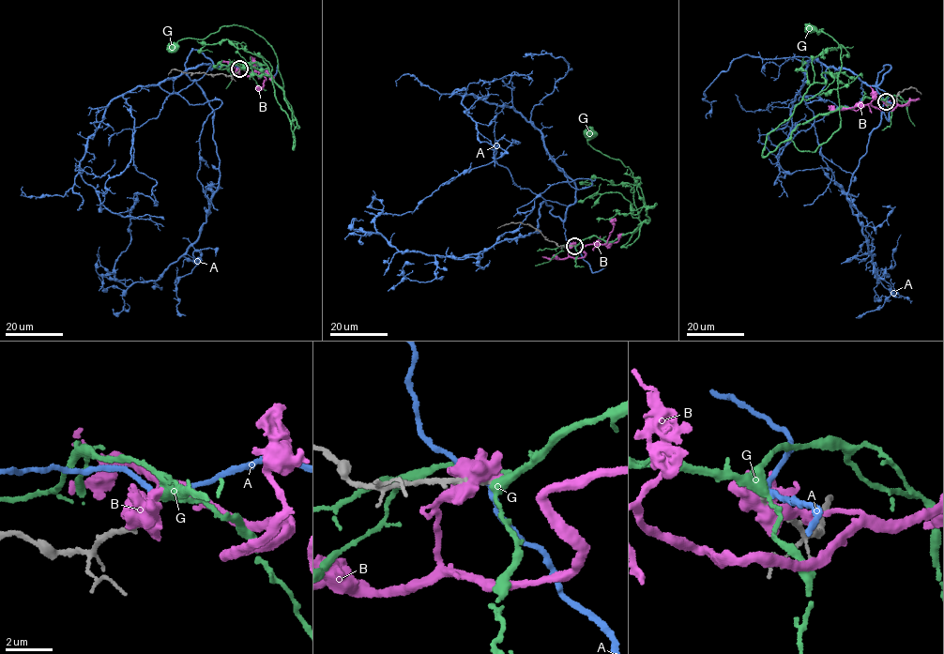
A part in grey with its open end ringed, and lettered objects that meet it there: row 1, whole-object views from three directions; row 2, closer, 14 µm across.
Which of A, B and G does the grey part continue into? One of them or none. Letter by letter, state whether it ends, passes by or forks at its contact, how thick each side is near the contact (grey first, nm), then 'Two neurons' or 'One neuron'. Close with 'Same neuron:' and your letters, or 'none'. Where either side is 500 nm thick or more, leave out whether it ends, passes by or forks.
A: It passes by. Thickness 200 nm (grey) against 220 nm. Two neurons
B: Thickness 320 nm (grey) against 650 nm. Two neurons
G: It forks there. Thickness 220 nm (grey) against 320 nm. One neuron
Same neuron: G

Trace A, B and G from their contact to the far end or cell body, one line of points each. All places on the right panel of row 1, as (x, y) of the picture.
A: (886, 100), (878, 86), (886, 65), (877, 73), (879, 124), (846, 195), (877, 280), (895, 265), (901, 235)
B: (886, 102), (898, 104), (890, 111), (870, 103), (855, 110), (830, 109), (829, 105)
G: (886, 101), (866, 97), (799, 124), (790, 139), (798, 148), (814, 151), (841, 122), (839, 44), (810, 28)

